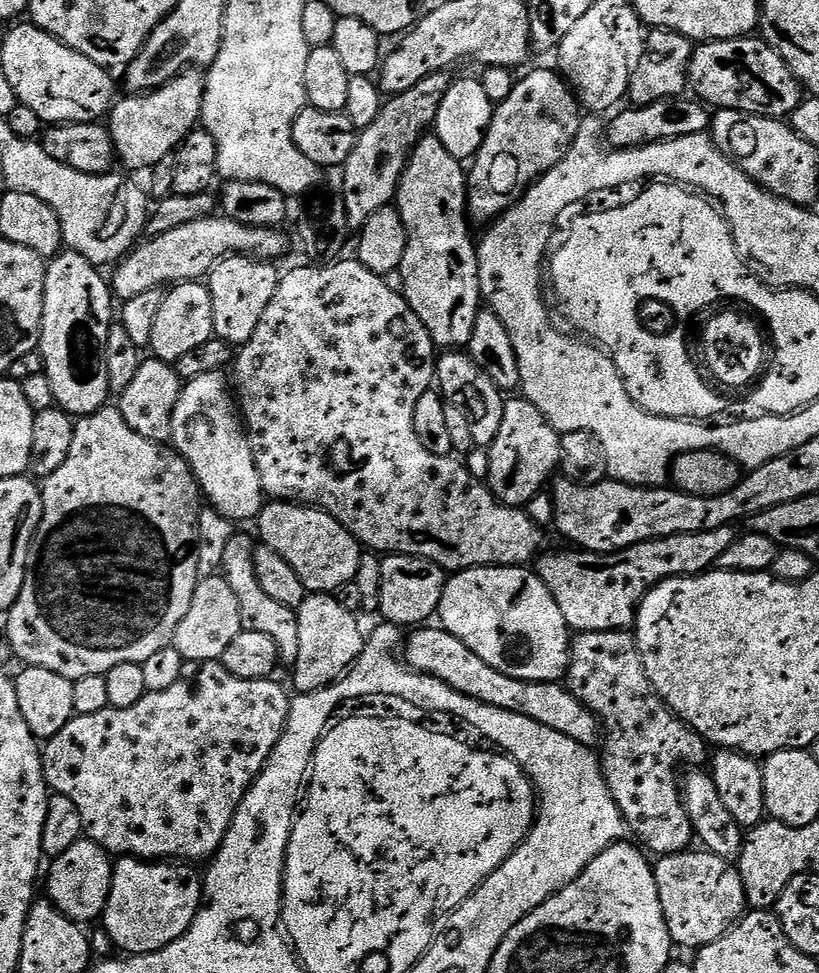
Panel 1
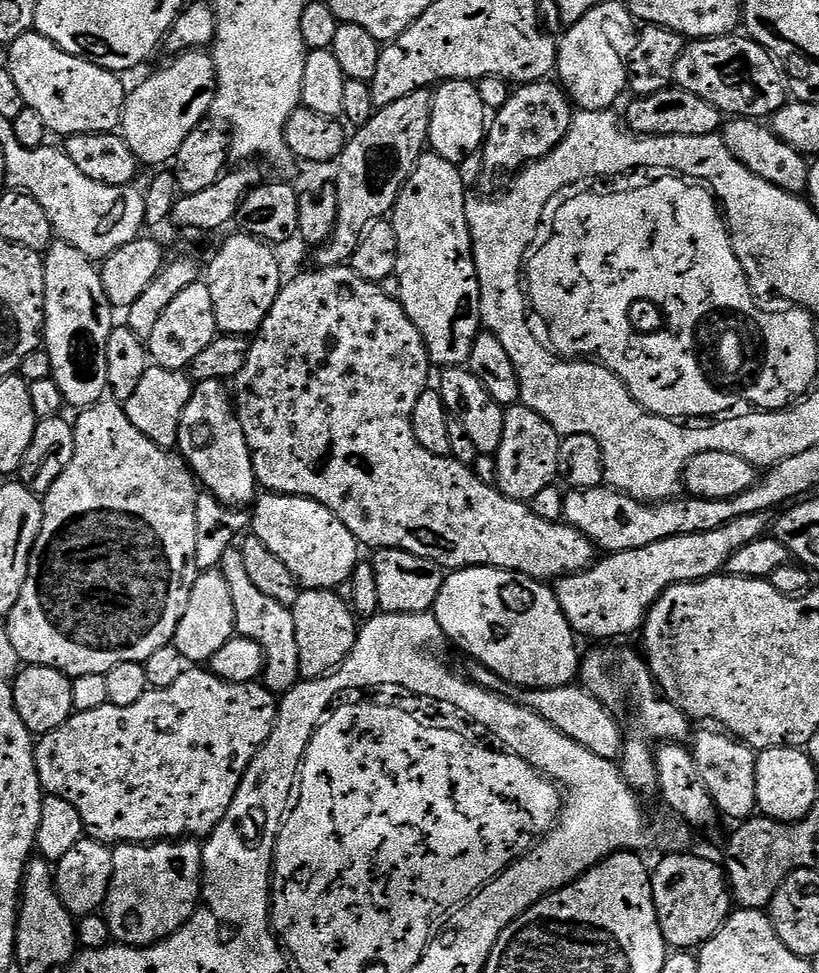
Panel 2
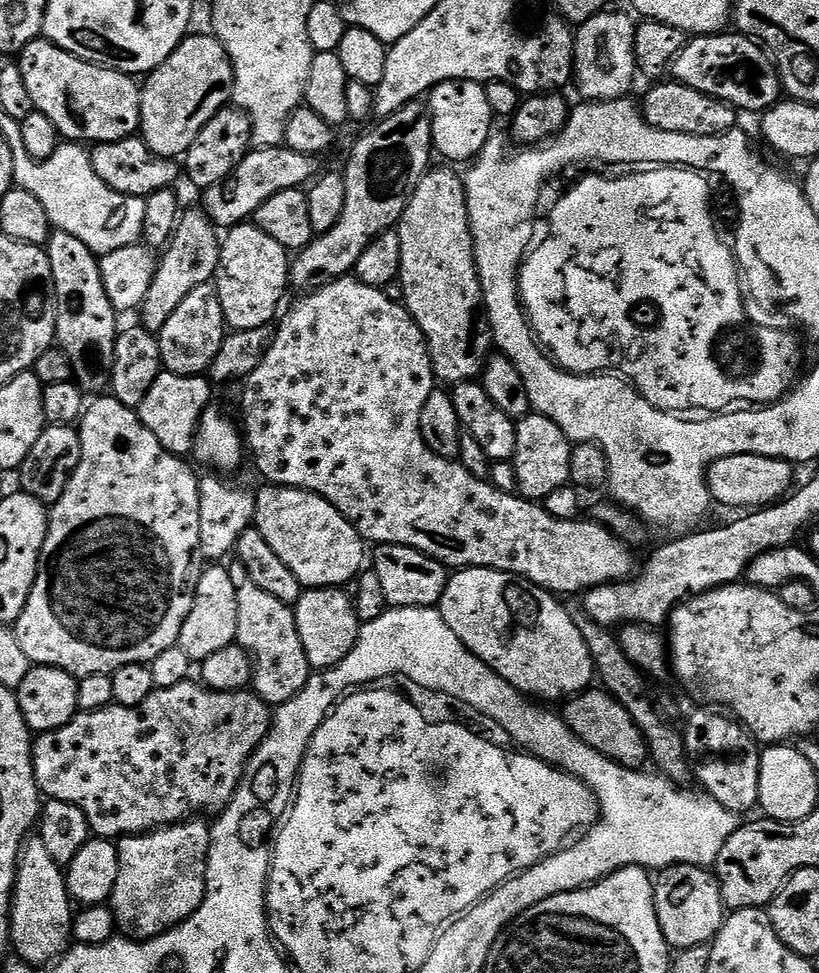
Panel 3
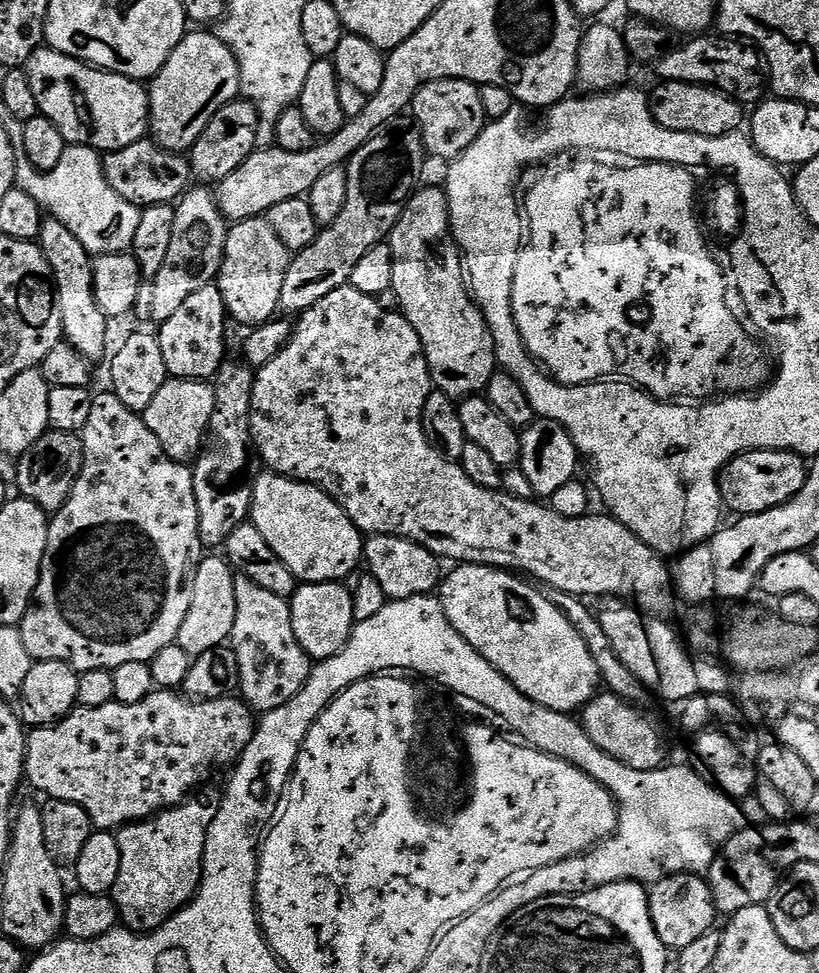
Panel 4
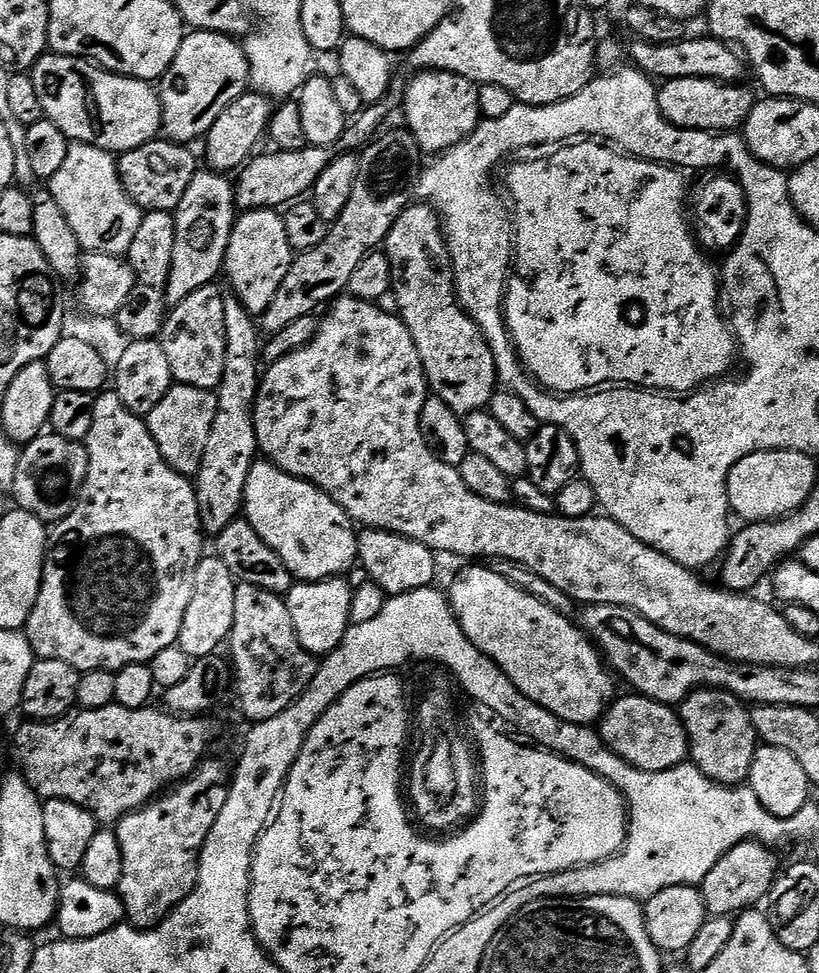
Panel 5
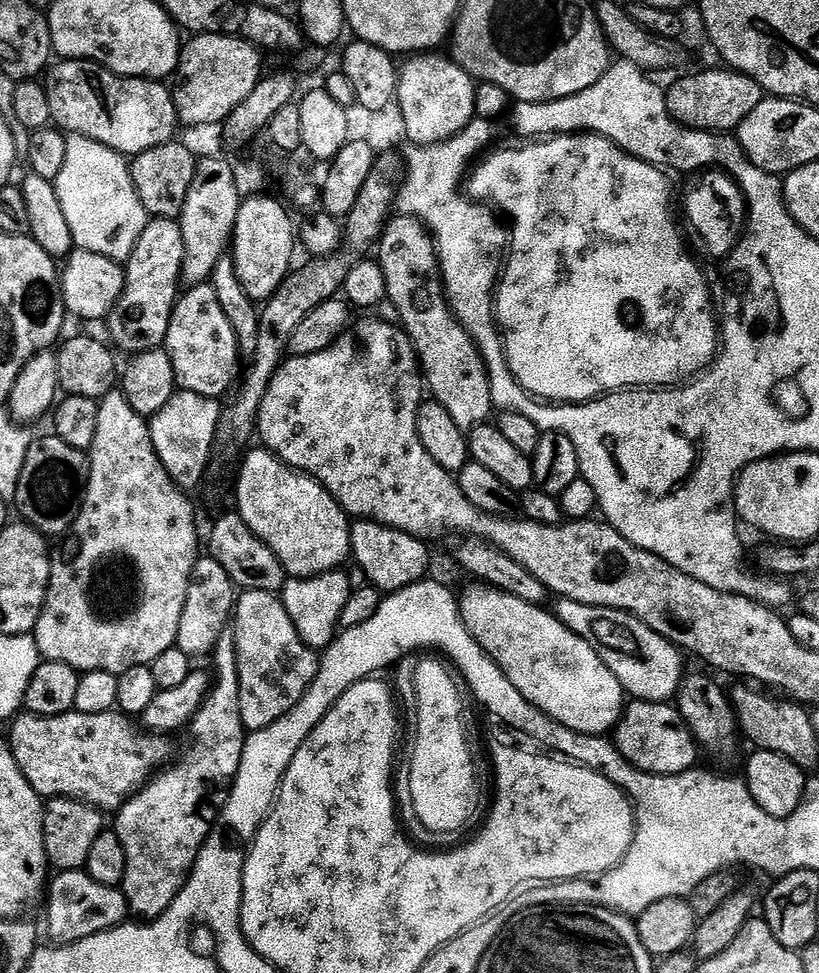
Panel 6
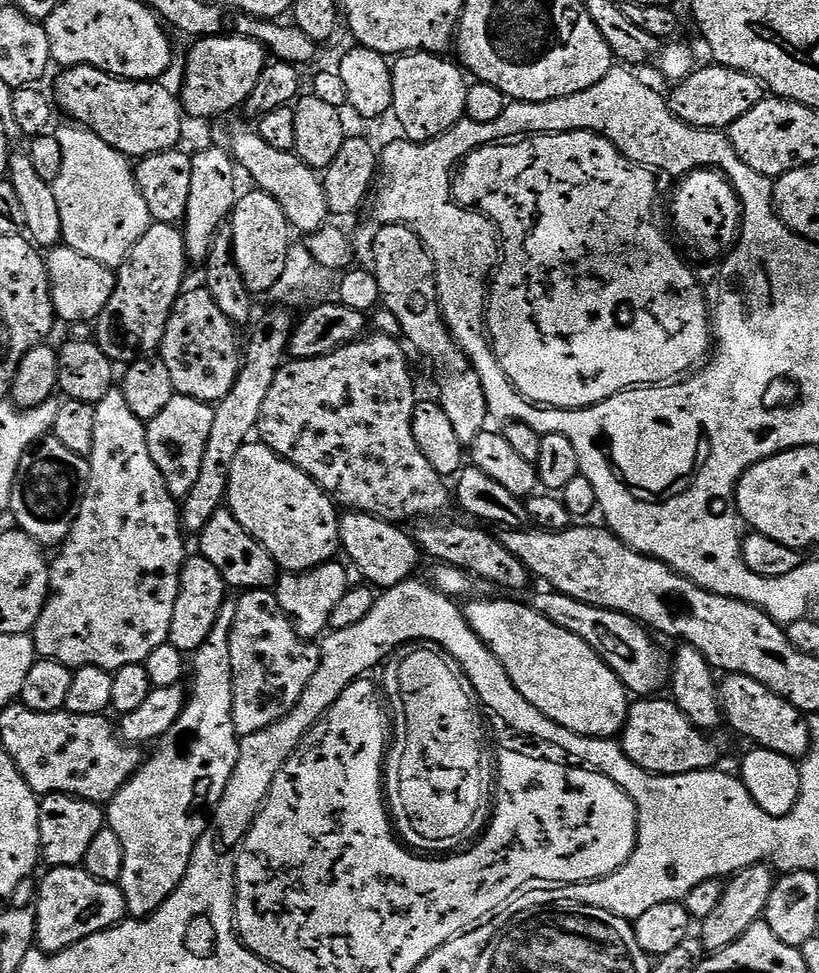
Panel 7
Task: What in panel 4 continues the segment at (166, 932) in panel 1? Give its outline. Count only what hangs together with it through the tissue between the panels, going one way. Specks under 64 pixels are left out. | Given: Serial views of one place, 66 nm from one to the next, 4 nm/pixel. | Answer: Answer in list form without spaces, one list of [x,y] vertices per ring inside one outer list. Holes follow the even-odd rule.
[[[200,790],[188,797],[183,804],[165,808],[147,820],[137,824],[126,824],[115,833],[118,850],[122,854],[122,866],[118,866],[118,882],[114,882],[110,893],[116,903],[119,923],[133,934],[156,932],[169,918],[181,912],[196,896],[200,889],[200,879],[204,873],[204,851],[206,834],[220,809],[221,793]]]

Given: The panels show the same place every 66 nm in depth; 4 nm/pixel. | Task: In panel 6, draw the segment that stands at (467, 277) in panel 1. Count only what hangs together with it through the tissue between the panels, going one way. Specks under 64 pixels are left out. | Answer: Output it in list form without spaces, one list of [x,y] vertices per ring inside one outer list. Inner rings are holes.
[[[396,214],[384,226],[384,235],[378,241],[379,252],[378,263],[382,266],[382,274],[386,274],[388,298],[398,306],[401,315],[400,324],[412,339],[412,347],[416,349],[427,391],[428,388],[432,391],[429,392],[431,399],[446,406],[450,418],[454,418],[454,422],[458,422],[460,429],[467,434],[493,415],[492,387],[480,347],[472,340],[472,335],[456,321],[456,315],[448,307],[448,298],[444,294],[444,281],[440,275],[440,258],[436,255],[436,242],[419,218]]]

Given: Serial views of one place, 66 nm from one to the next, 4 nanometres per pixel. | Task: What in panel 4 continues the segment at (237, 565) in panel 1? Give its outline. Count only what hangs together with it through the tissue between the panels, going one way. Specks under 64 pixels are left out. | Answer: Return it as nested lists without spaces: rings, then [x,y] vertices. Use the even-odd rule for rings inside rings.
[[[237,575],[234,582],[234,602],[238,615],[234,618],[230,647],[240,667],[239,695],[253,713],[278,710],[278,706],[286,706],[306,686],[314,663],[294,635],[291,603],[242,575]]]

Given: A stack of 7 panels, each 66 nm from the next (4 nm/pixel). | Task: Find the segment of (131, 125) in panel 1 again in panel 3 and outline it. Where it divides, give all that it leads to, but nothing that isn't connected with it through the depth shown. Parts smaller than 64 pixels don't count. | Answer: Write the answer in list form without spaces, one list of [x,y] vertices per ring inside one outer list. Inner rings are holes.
[[[189,34],[153,72],[147,73],[140,89],[139,135],[154,154],[169,158],[183,157],[198,130],[221,112],[231,101],[234,70],[226,50],[215,35]]]

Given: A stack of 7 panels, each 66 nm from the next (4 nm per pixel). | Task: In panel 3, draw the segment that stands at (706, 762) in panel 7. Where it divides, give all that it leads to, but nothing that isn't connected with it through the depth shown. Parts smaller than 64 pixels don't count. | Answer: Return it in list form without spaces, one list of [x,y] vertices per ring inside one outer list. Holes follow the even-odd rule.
[[[603,690],[580,692],[571,697],[563,708],[562,715],[566,726],[570,726],[570,730],[574,730],[574,734],[578,734],[582,742],[586,742],[586,746],[594,746],[598,754],[606,754],[606,758],[627,768],[640,770],[645,767],[650,756],[648,741],[638,730],[634,718],[630,718],[627,710],[610,693]]]

